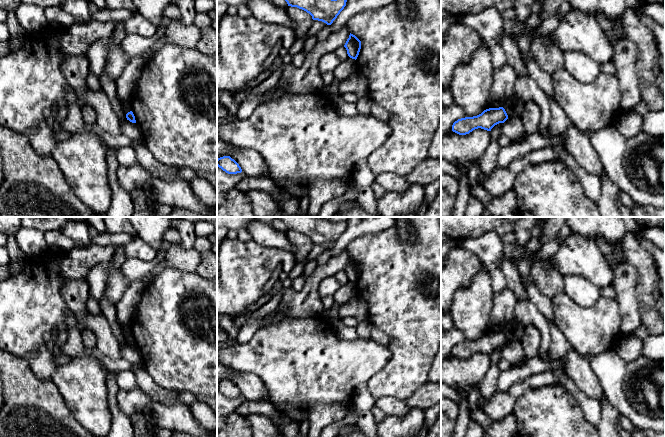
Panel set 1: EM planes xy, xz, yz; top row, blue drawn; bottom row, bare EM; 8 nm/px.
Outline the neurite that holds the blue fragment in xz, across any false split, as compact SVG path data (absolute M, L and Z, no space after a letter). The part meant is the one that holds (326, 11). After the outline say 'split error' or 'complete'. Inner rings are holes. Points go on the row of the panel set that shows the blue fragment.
M285 0L288 6L309 13L313 20L331 25L346 6L347 0Z; complete

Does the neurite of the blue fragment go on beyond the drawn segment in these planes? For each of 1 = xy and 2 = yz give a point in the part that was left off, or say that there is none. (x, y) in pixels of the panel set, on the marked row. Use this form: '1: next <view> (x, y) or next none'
1: next none
2: next none

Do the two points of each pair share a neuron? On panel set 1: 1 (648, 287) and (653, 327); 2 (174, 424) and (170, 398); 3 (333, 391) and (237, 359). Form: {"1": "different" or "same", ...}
{"1": "same", "2": "different", "3": "same"}

